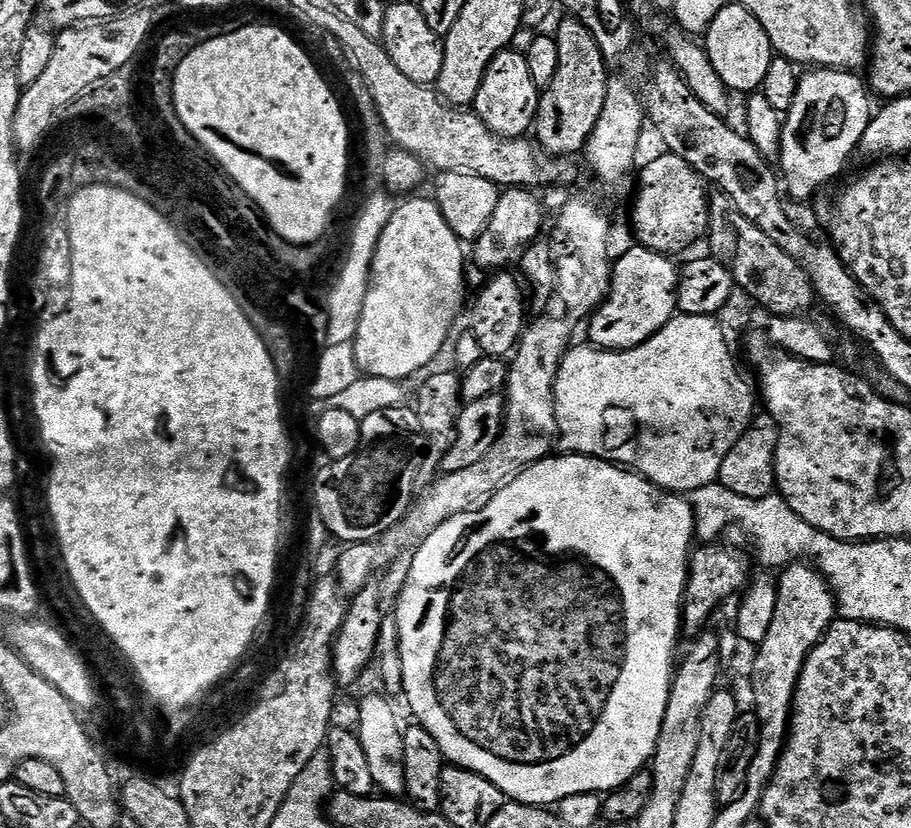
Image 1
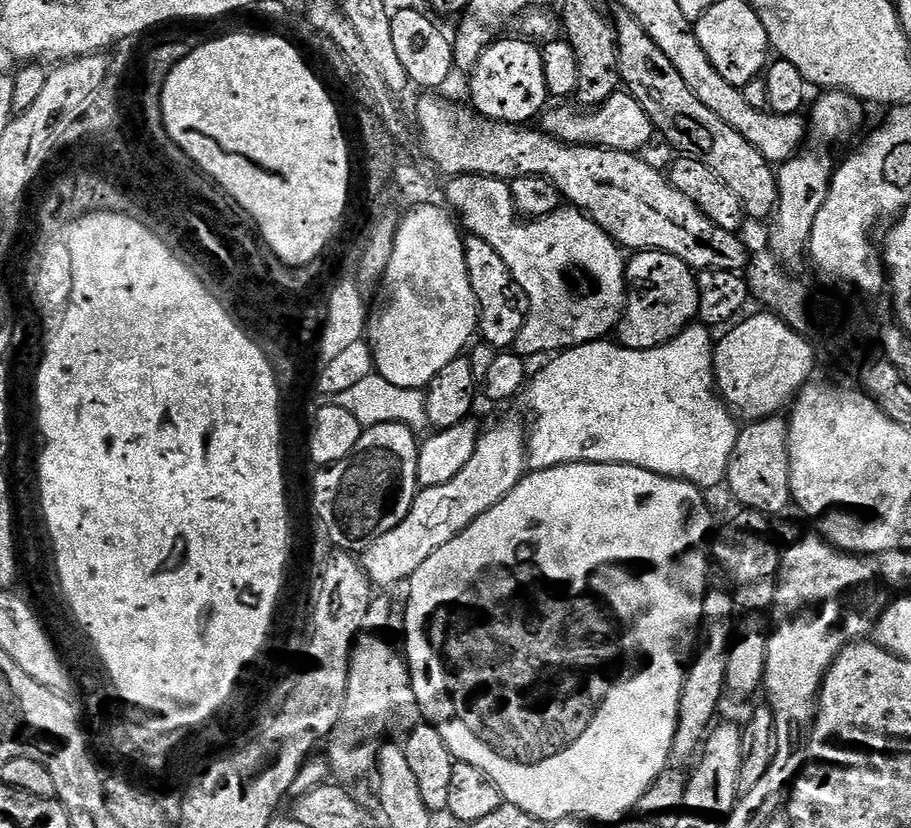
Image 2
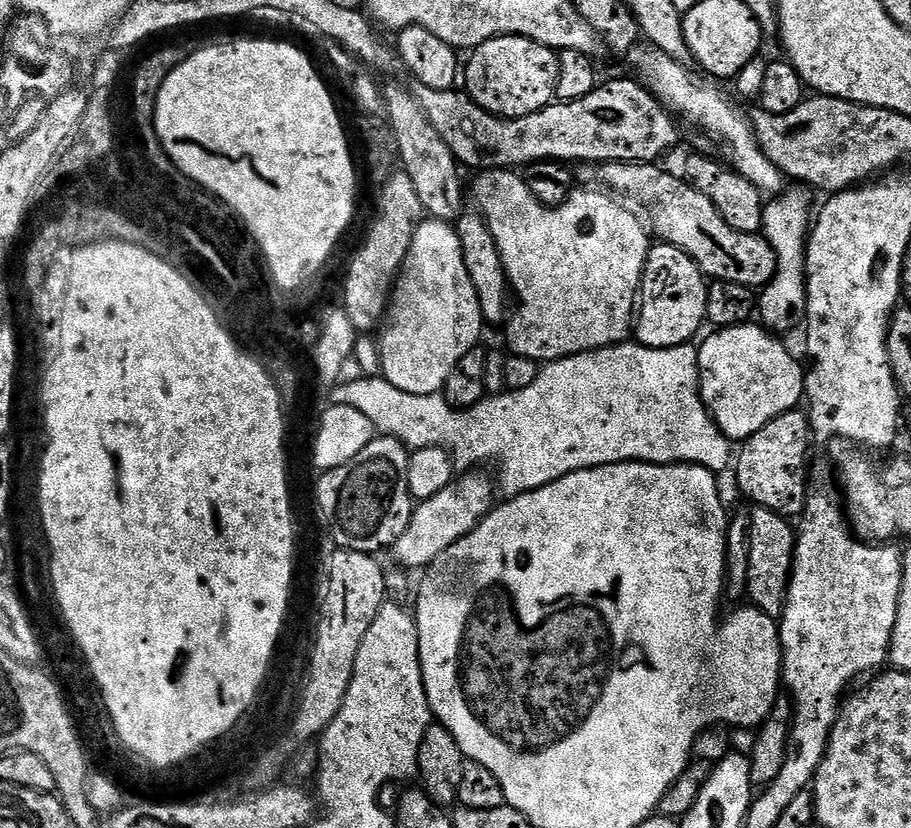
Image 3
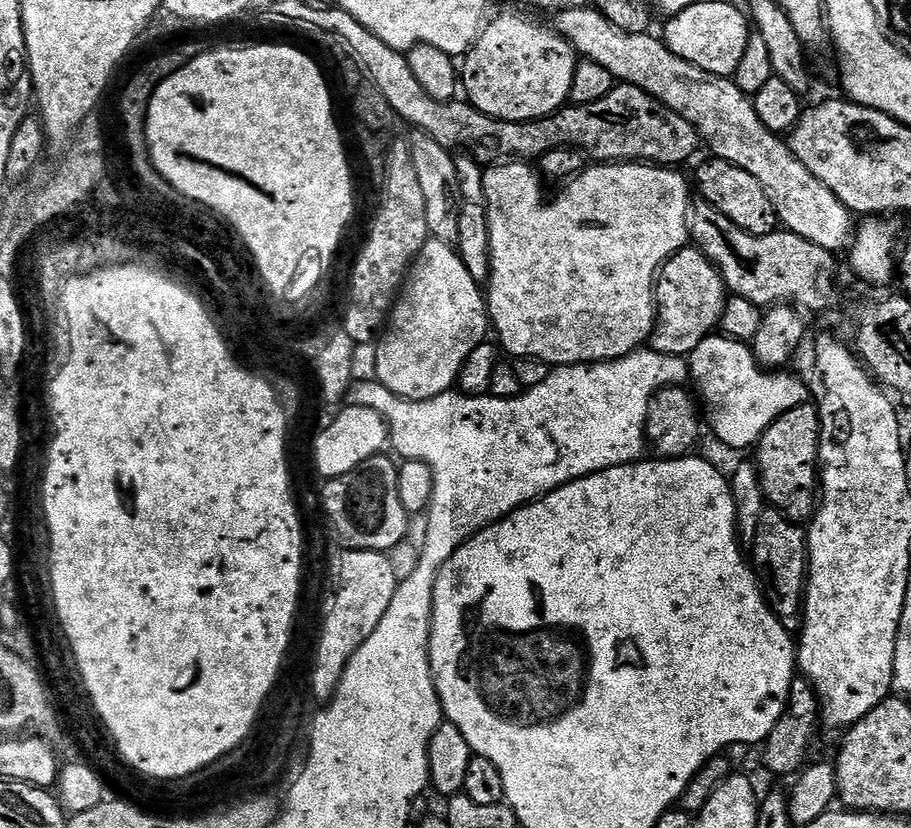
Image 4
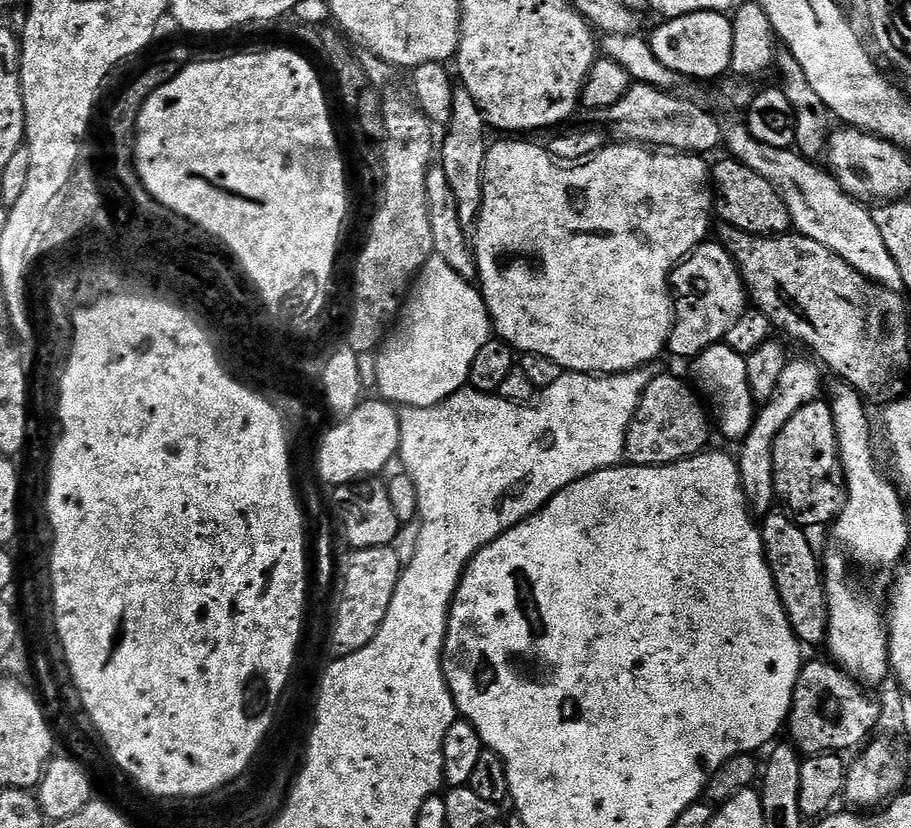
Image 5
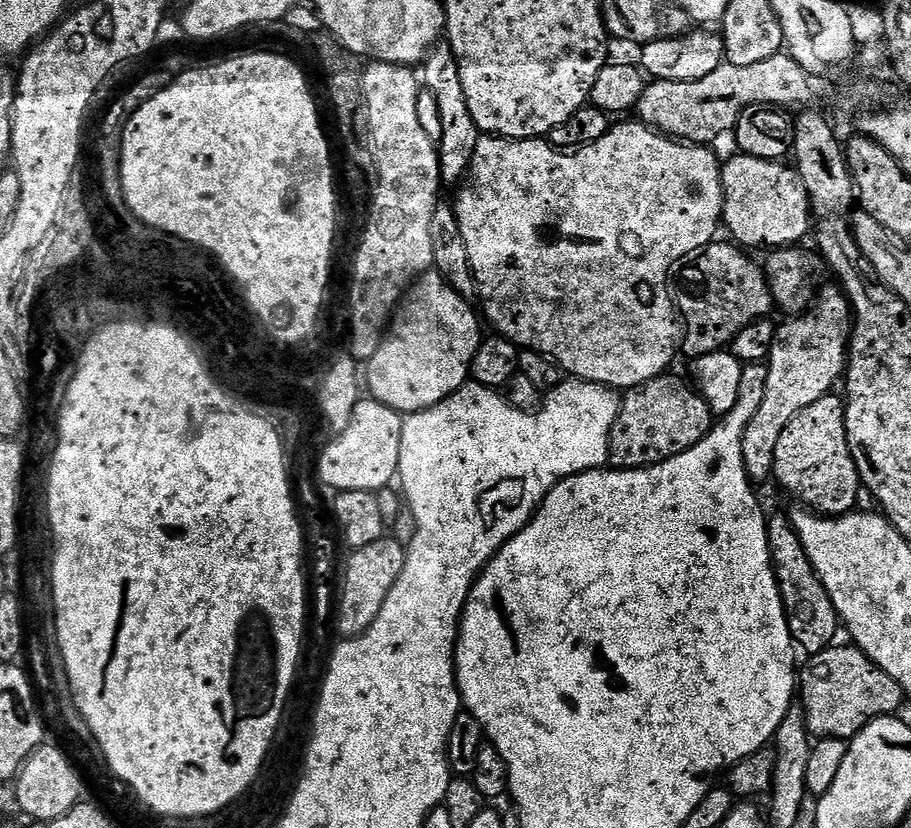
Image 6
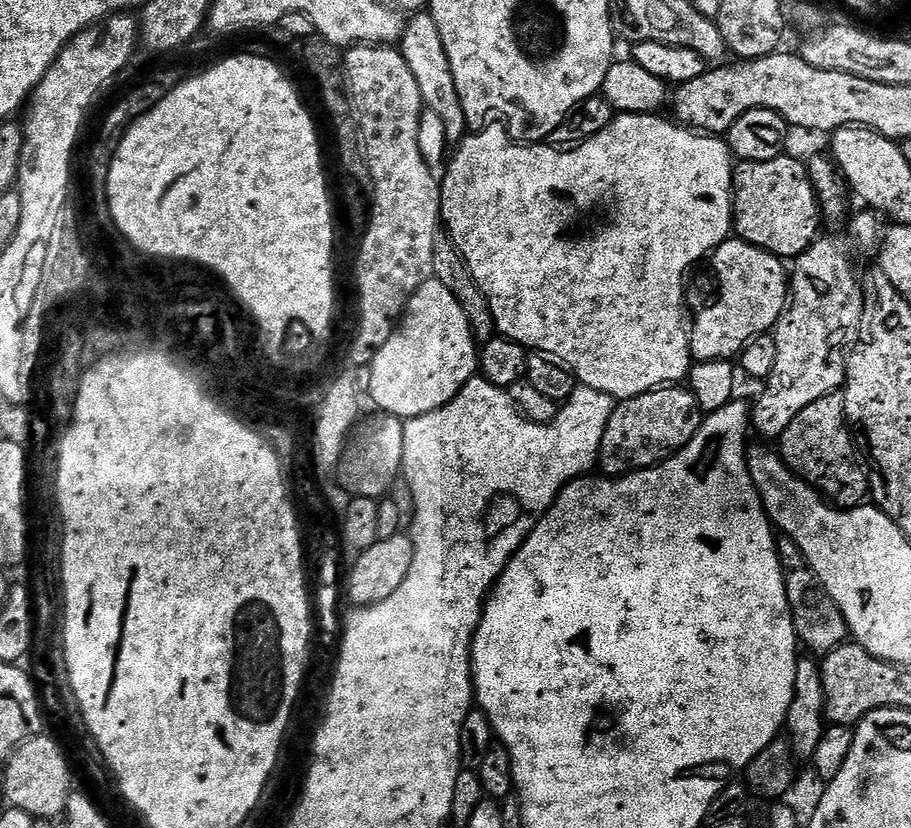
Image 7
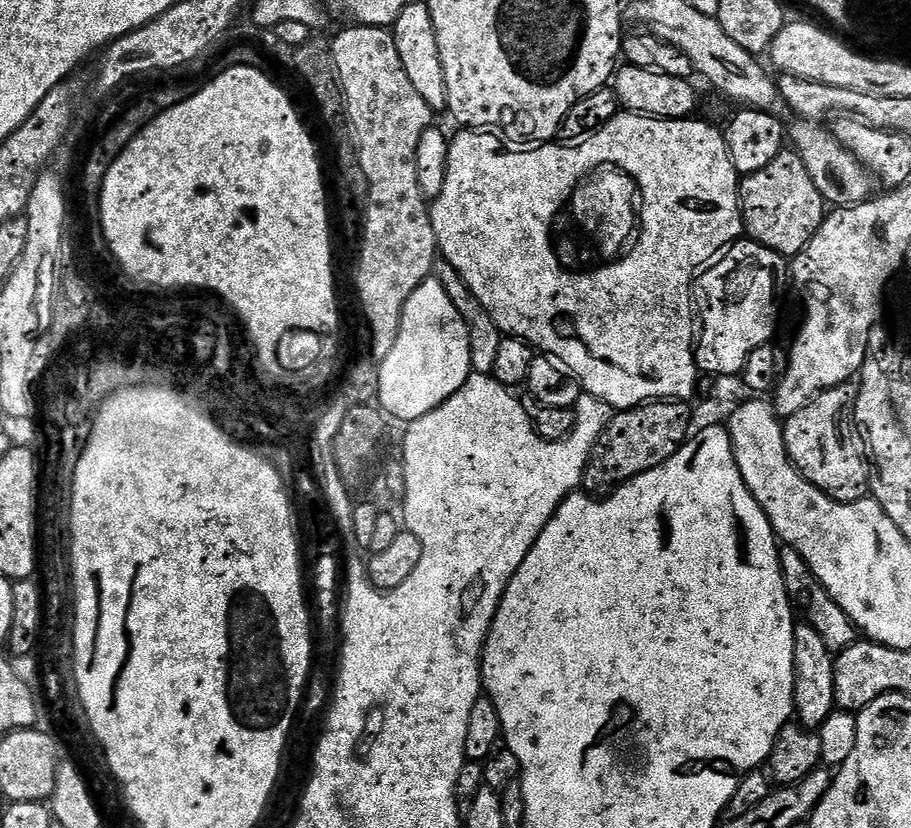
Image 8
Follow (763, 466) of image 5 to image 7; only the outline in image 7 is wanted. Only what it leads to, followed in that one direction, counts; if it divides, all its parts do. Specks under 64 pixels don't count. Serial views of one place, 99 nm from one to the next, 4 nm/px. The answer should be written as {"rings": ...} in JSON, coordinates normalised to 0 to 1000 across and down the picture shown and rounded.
{"rings":[[[897,289],[880,308],[873,310],[874,329],[867,333],[867,366],[861,374],[850,397],[854,413],[854,437],[850,437],[850,447],[844,452],[839,475],[834,484],[828,488],[823,498],[823,512],[834,527],[847,534],[855,533],[856,525],[889,490],[889,486],[898,486],[898,481],[907,481],[913,473],[925,470],[931,458],[931,432],[940,412],[944,408],[944,397],[951,386],[948,379],[948,353],[944,349],[944,338],[935,325],[935,314],[926,306],[926,300],[918,290]]]}

